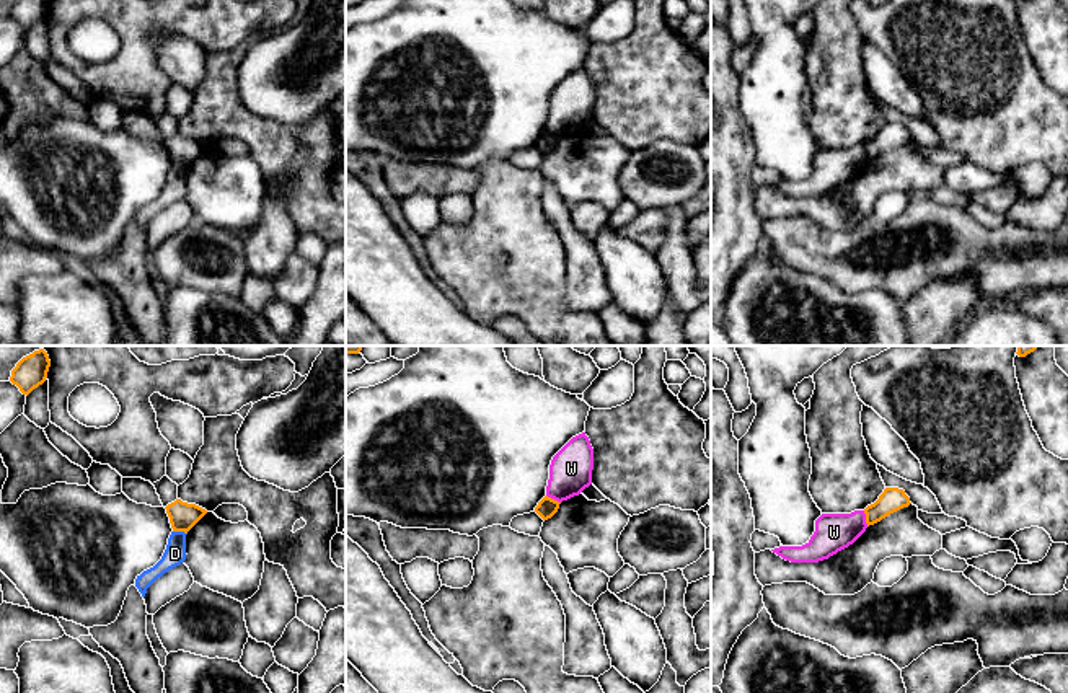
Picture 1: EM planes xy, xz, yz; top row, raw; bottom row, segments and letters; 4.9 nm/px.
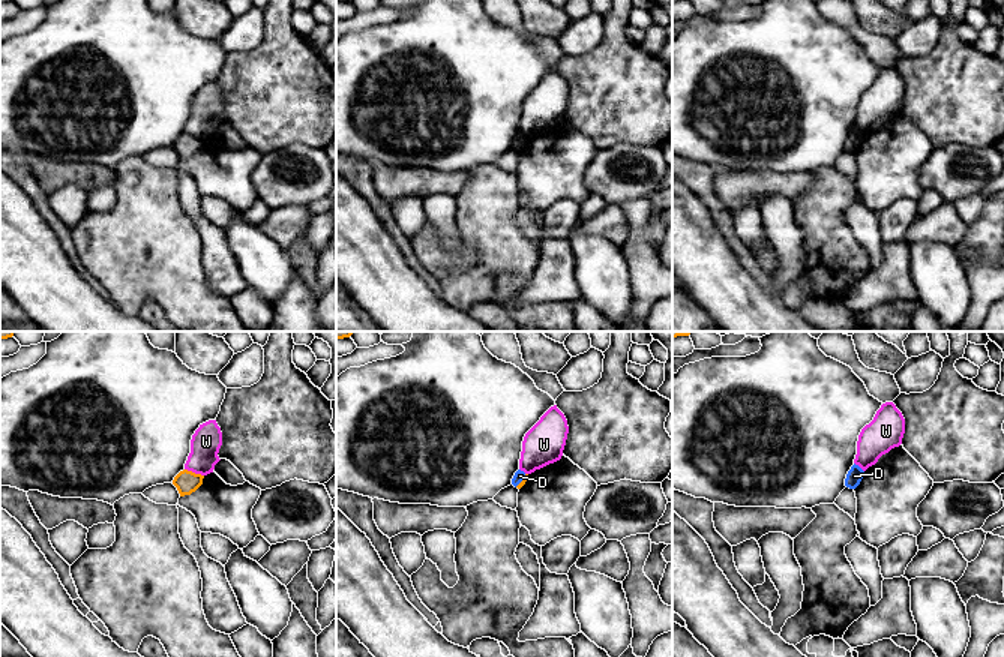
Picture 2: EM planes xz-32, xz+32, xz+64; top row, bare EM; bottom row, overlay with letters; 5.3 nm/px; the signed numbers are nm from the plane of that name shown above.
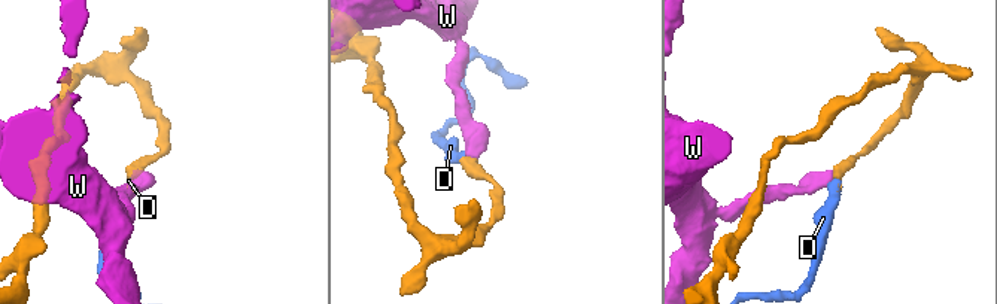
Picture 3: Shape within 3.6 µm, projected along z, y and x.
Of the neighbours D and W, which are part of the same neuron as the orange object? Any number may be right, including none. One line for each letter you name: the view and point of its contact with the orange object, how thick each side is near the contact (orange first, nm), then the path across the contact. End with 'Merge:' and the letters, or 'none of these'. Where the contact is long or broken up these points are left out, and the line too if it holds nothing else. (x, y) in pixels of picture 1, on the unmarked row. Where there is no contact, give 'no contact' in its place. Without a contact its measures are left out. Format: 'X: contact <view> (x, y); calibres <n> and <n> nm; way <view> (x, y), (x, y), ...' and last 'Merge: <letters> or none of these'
Merge: none of these

